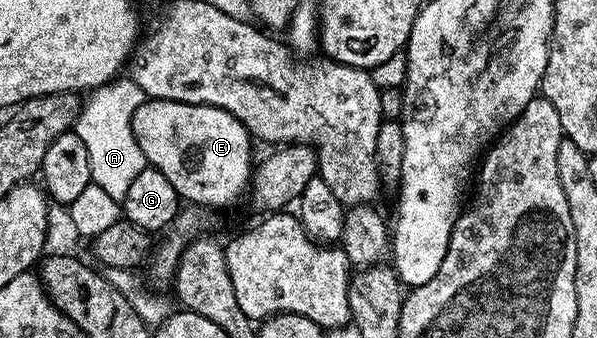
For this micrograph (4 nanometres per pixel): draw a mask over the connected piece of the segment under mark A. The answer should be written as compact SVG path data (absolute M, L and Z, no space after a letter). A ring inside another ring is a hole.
M118 78L102 88L94 88L88 93L77 115L75 131L83 143L87 145L87 155L91 158L91 178L94 184L103 186L111 198L124 201L131 182L143 174L147 167L143 150L135 138L133 115L147 97L145 91L131 78ZM89 96L89 100L88 100Z

